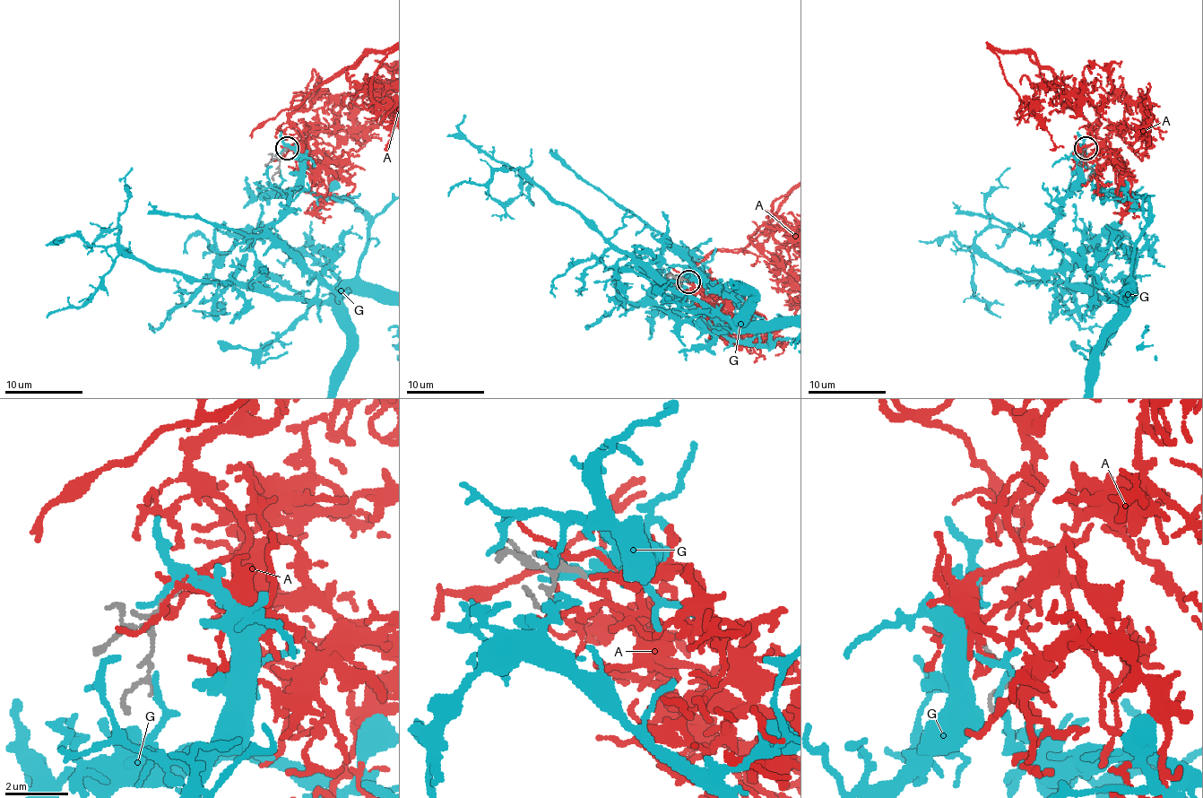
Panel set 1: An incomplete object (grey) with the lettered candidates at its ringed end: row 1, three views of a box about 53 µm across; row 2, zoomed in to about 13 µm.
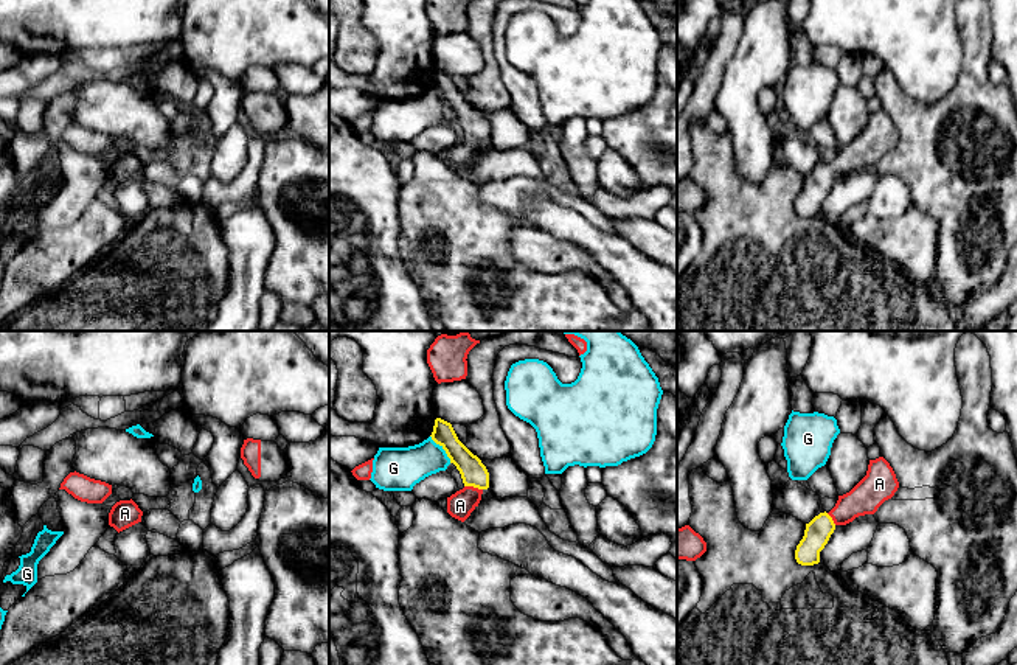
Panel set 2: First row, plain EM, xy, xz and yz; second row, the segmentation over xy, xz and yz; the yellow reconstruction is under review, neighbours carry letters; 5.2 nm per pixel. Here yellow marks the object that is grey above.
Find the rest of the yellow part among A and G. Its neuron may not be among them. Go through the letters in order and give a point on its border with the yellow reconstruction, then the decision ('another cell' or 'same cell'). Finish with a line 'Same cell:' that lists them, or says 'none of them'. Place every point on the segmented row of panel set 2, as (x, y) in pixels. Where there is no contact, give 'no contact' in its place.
A: xz (474, 487) | same cell
G: xz (443, 448) | another cell
Same cell: A

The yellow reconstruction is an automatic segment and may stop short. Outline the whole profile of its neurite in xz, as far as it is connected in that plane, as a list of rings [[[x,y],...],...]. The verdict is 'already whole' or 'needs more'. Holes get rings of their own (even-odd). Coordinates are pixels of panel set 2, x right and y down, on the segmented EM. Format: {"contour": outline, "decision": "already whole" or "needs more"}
{"contour": [[[436,418],[430,437],[446,451],[450,463],[461,474],[464,488],[447,497],[447,513],[464,522],[478,507],[483,491],[489,488],[489,472],[481,460],[458,440],[450,423]]], "decision": "needs more"}

